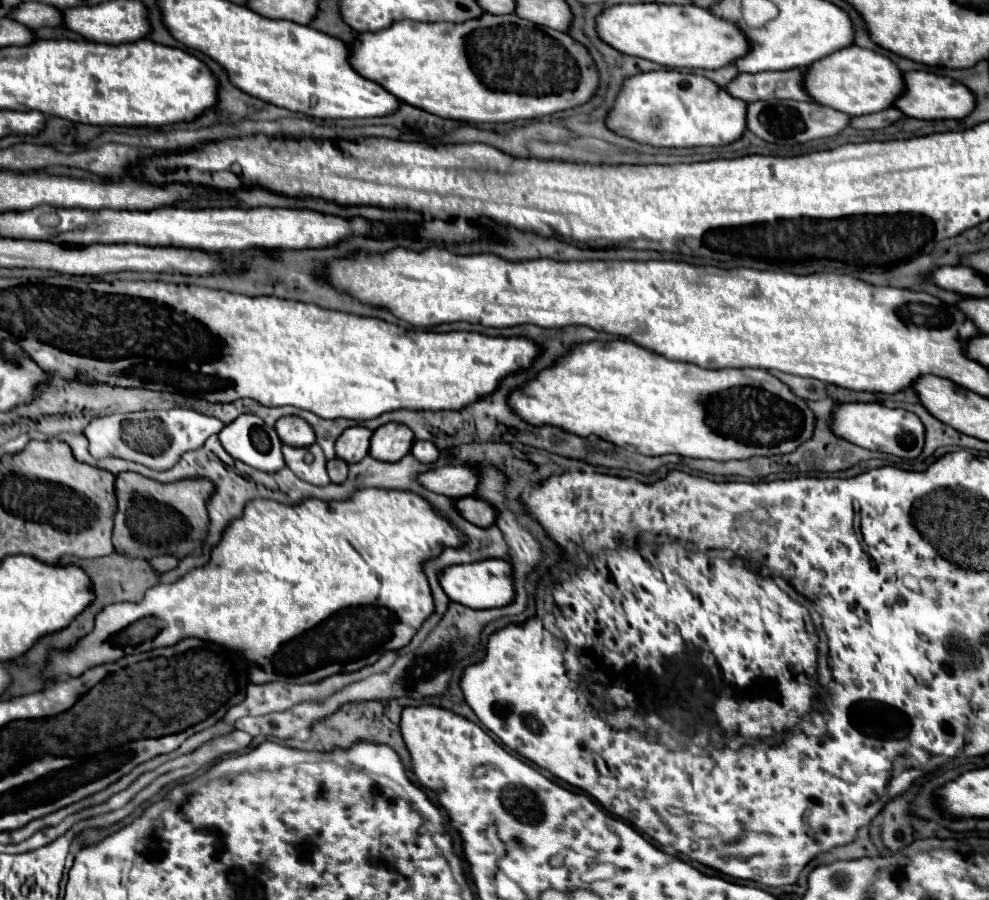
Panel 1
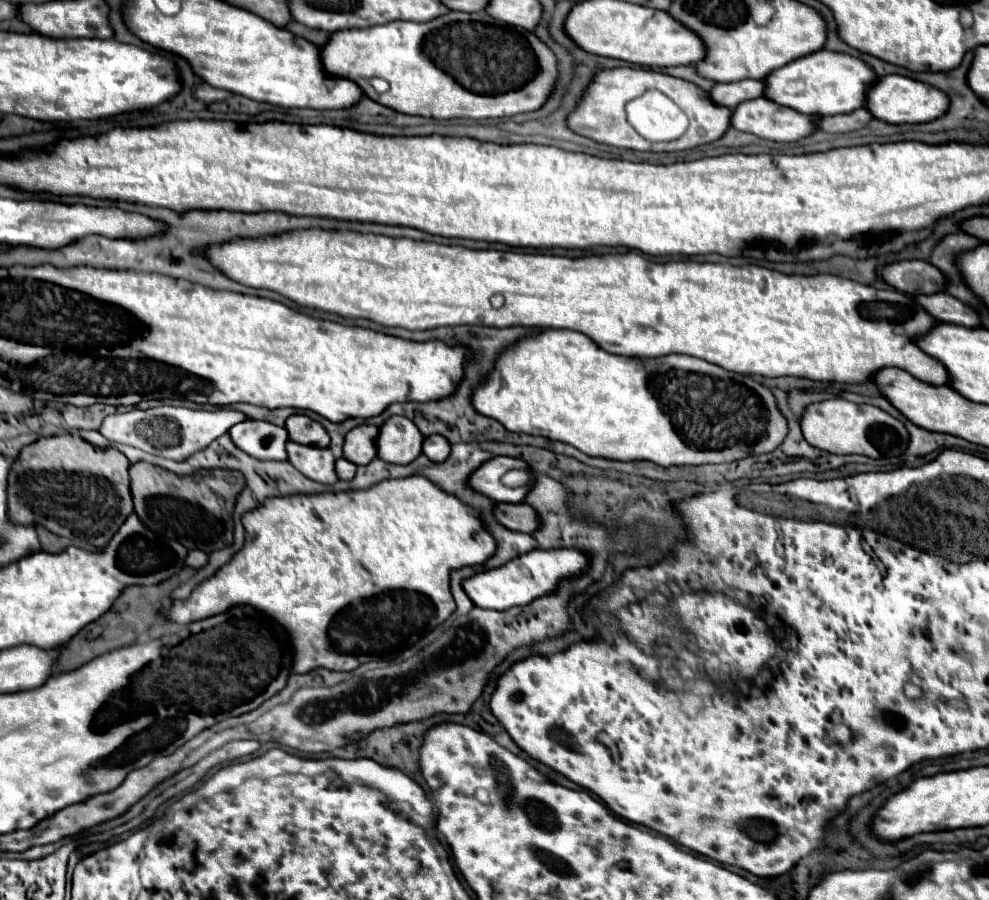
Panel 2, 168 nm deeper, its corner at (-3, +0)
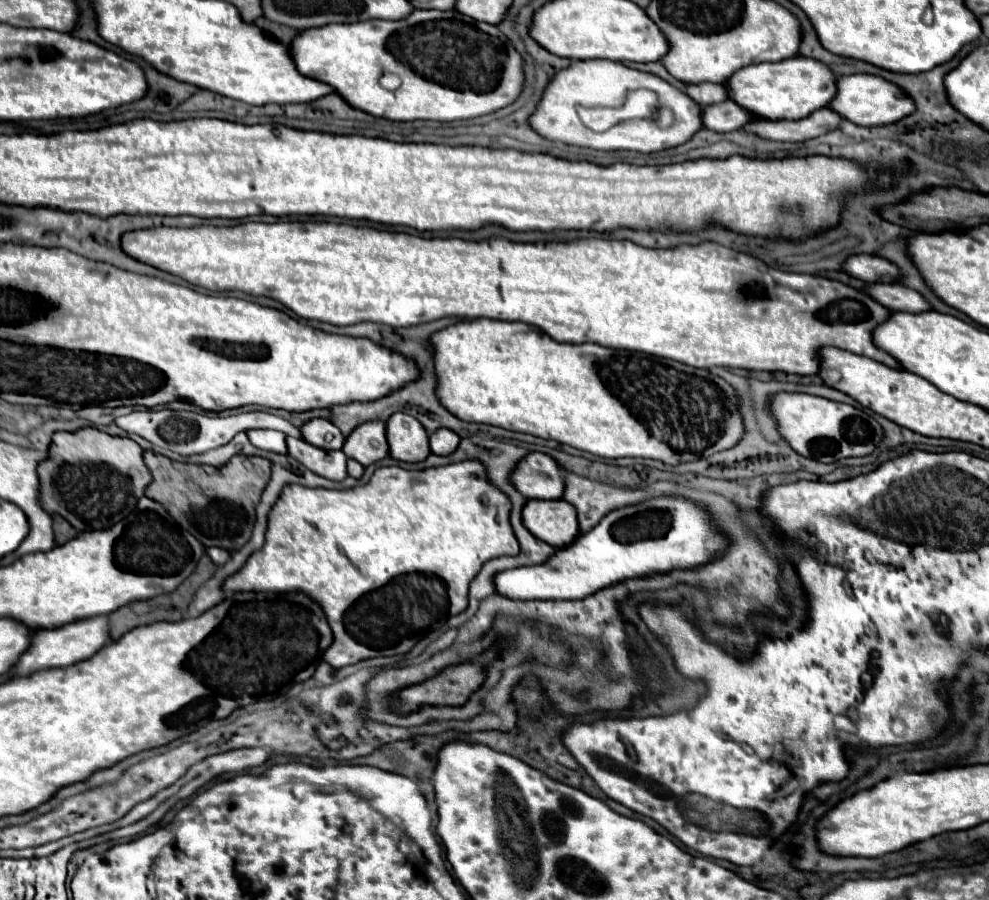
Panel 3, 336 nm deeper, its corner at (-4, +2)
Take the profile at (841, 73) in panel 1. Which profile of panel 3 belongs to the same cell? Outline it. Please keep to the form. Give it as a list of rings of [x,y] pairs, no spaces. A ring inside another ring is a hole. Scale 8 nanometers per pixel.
[[[791,57],[779,63],[761,63],[761,65],[747,65],[729,77],[723,83],[729,89],[729,99],[739,107],[747,109],[753,117],[765,121],[781,121],[781,119],[801,119],[809,113],[825,107],[837,87],[833,71],[815,59],[807,57]]]

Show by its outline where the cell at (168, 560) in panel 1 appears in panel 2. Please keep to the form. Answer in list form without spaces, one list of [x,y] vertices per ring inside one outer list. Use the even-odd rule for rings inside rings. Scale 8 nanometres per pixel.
[[[198,549],[188,551],[188,555],[186,555],[186,559],[184,559],[184,563],[186,563],[188,567],[192,567],[192,569],[202,567],[206,561],[208,561],[208,555],[206,555],[204,551],[198,551]]]

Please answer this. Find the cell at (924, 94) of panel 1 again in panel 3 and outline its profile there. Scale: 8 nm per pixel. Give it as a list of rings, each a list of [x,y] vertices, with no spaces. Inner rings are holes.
[[[839,75],[837,77],[837,97],[833,97],[833,105],[827,105],[827,107],[835,109],[839,117],[855,125],[861,125],[861,127],[889,125],[913,113],[913,101],[909,101],[909,95],[897,89],[897,85],[881,77],[875,77],[875,75]]]

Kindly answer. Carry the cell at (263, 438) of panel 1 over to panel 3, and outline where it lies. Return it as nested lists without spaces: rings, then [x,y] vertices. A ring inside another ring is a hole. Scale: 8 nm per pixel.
[[[249,431],[247,435],[255,447],[261,447],[273,453],[287,453],[285,435],[281,431]]]

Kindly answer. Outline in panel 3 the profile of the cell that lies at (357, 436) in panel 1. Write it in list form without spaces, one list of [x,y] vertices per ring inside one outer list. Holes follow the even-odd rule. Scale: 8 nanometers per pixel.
[[[367,421],[353,429],[343,445],[343,453],[363,467],[377,463],[389,455],[389,445],[385,437],[385,423],[381,421]]]

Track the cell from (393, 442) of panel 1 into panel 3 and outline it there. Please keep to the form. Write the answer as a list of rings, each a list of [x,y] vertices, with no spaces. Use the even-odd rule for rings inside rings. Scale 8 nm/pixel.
[[[395,413],[389,417],[387,441],[389,441],[389,455],[397,461],[417,463],[431,453],[427,431],[415,417],[407,413]]]

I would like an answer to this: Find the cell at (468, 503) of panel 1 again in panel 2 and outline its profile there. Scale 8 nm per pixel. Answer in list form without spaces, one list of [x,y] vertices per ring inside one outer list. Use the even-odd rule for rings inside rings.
[[[496,503],[494,517],[498,519],[500,525],[512,531],[522,531],[522,533],[536,531],[536,523],[538,523],[536,511],[526,503],[516,503],[516,505],[514,503]]]

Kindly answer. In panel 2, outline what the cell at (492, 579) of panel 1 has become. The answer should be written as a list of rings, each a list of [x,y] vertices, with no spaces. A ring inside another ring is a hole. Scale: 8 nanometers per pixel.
[[[534,549],[526,555],[520,555],[508,563],[500,565],[498,569],[482,571],[482,573],[472,575],[472,579],[464,579],[464,591],[476,607],[504,611],[510,607],[528,605],[530,601],[538,599],[540,595],[554,591],[562,577],[576,577],[586,569],[586,565],[588,565],[586,555],[576,549],[554,549],[554,551]],[[520,567],[526,567],[526,571],[522,571]],[[504,601],[508,601],[508,603],[504,605]]]

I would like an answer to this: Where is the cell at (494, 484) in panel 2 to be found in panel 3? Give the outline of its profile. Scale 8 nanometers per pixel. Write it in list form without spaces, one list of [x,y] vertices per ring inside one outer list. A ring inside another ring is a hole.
[[[529,453],[511,481],[529,499],[561,499],[565,493],[563,469],[545,453]]]

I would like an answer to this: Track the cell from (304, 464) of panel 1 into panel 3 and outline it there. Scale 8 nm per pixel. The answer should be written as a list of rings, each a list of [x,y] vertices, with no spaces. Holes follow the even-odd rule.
[[[287,437],[287,447],[289,455],[301,461],[309,471],[331,481],[343,481],[347,477],[347,457],[343,451],[325,451],[295,437]]]

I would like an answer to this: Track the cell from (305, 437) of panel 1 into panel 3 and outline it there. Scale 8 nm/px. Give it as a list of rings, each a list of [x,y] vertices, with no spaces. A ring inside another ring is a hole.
[[[313,419],[301,431],[305,441],[321,449],[341,449],[345,443],[343,433],[329,419]]]

